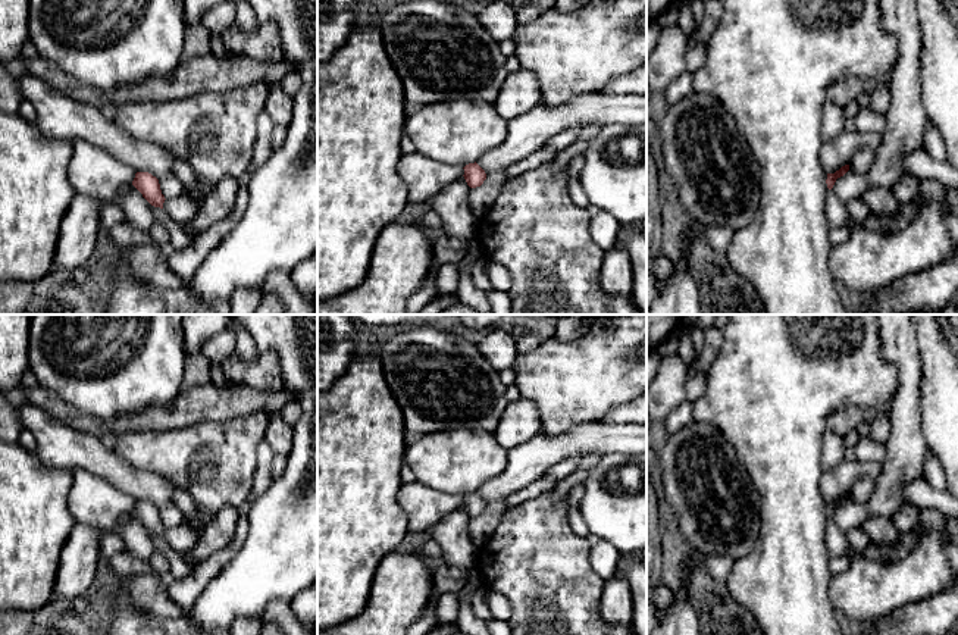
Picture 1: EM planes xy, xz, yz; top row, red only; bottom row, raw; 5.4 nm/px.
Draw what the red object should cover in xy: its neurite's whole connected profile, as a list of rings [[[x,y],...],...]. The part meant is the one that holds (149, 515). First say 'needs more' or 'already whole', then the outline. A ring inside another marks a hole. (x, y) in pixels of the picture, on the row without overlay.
already whole; [[[137,501],[132,514],[154,537],[163,538],[165,525],[162,523],[159,509],[148,501]]]

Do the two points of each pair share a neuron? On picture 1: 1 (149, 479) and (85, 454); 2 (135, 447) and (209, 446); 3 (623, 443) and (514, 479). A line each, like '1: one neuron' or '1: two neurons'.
1: one neuron
2: one neuron
3: one neuron

